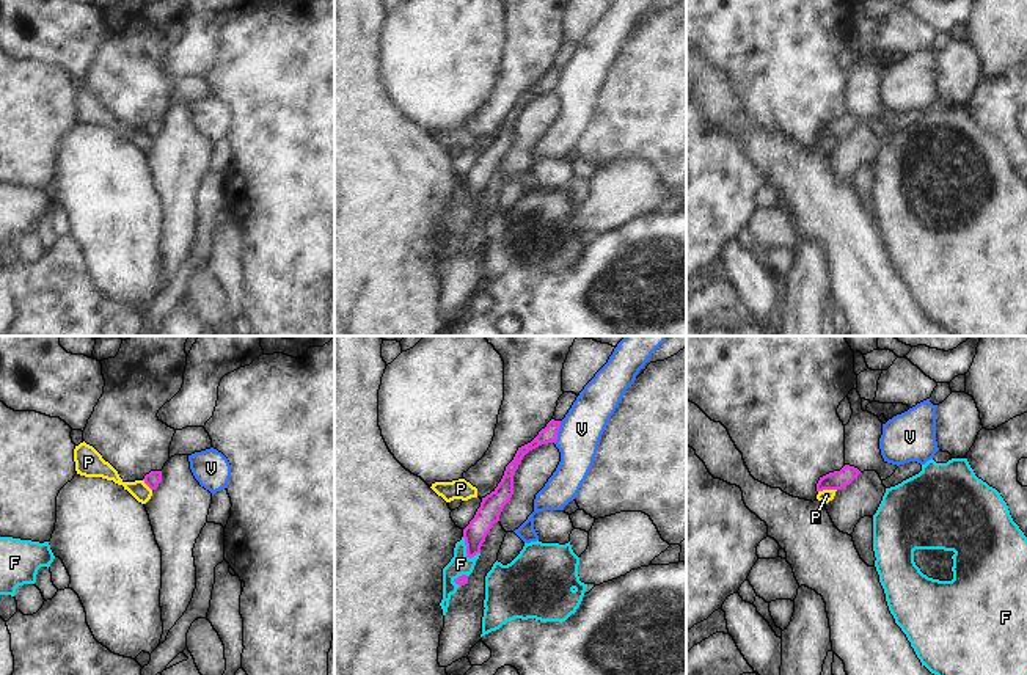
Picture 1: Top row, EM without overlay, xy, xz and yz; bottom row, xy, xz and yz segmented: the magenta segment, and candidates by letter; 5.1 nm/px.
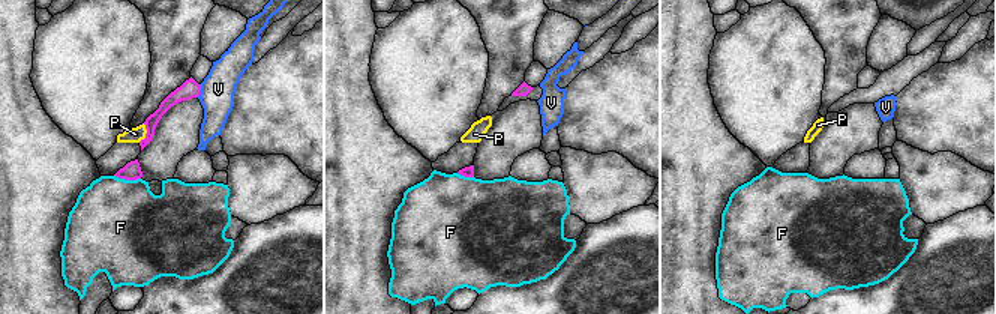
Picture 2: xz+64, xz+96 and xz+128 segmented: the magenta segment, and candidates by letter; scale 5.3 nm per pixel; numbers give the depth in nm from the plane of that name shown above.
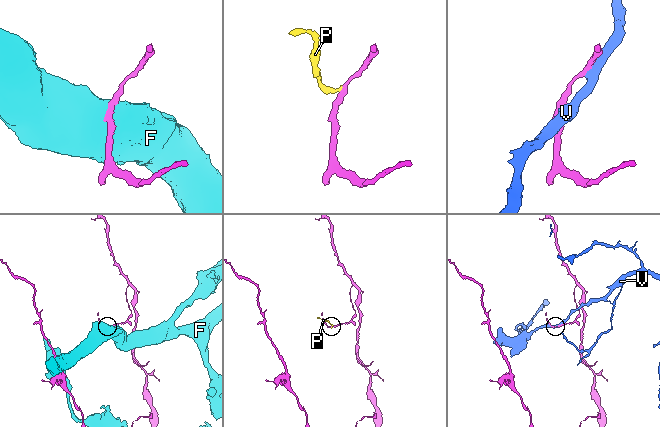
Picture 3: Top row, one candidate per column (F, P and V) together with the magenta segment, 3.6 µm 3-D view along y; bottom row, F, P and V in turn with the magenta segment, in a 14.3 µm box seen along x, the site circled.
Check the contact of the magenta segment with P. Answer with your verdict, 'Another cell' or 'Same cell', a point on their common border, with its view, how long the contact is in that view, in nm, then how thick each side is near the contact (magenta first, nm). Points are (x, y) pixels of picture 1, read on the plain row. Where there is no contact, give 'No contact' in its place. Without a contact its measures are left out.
Another cell. Touches magenta at yz (826, 137). Shared border 100 nm. Thickness 100 nm (magenta) against 60 nm.

